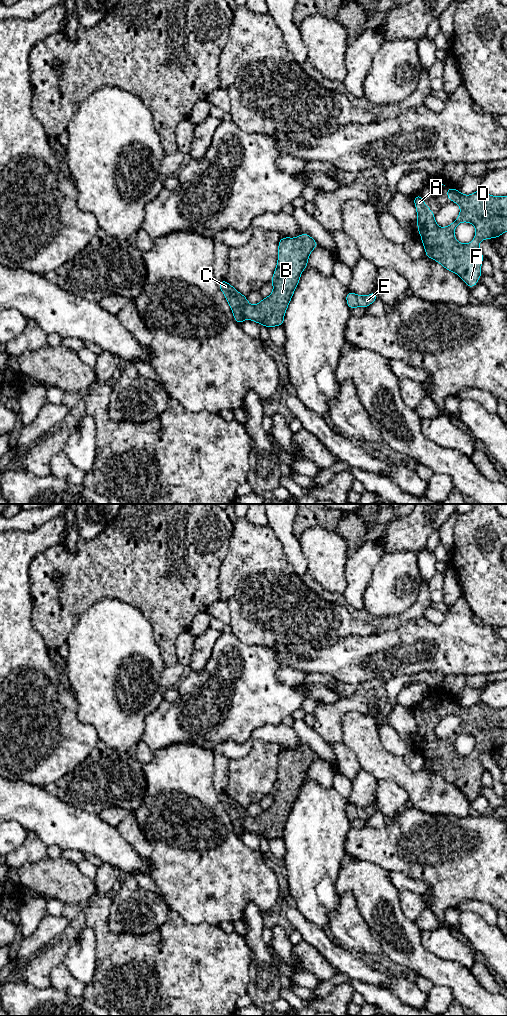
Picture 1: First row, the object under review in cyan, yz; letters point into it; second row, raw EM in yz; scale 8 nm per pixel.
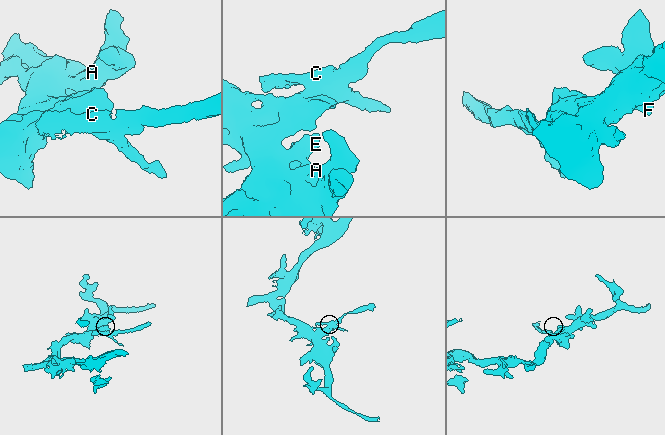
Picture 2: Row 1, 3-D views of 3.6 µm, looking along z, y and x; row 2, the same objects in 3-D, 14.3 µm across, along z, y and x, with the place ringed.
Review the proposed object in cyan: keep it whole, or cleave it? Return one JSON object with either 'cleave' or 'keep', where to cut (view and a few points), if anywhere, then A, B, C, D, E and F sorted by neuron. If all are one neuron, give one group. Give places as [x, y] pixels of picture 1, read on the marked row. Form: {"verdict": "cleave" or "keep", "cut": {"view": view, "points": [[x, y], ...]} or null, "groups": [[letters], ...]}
{"verdict": "cleave", "cut": {"view": "yz", "points": [[248, 303], [244, 310], [244, 318]]}, "groups": [["A", "B", "D", "E", "F"], ["C"]]}

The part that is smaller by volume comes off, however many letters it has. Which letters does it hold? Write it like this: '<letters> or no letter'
C

